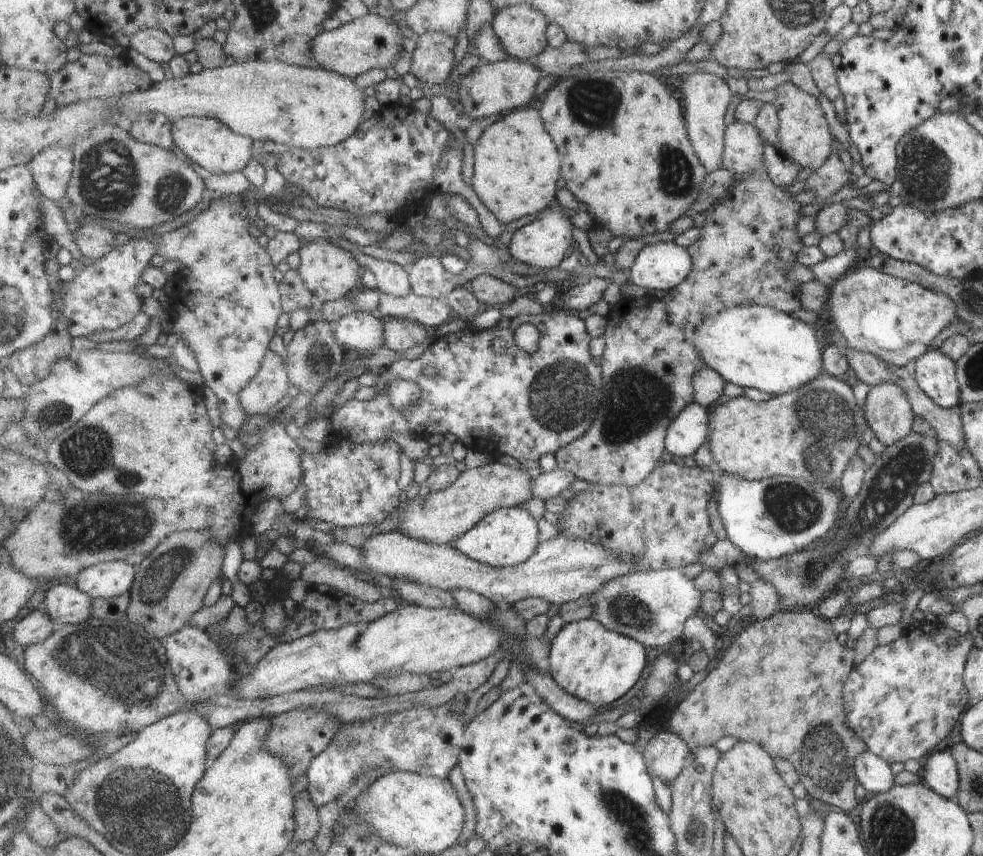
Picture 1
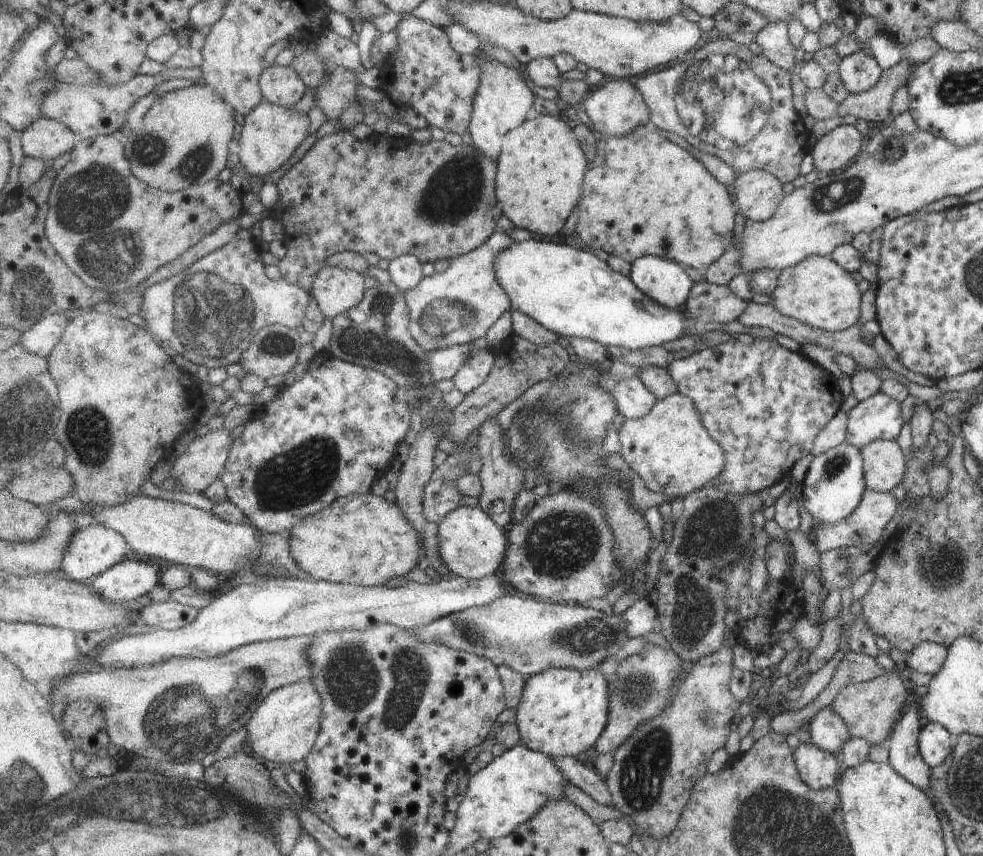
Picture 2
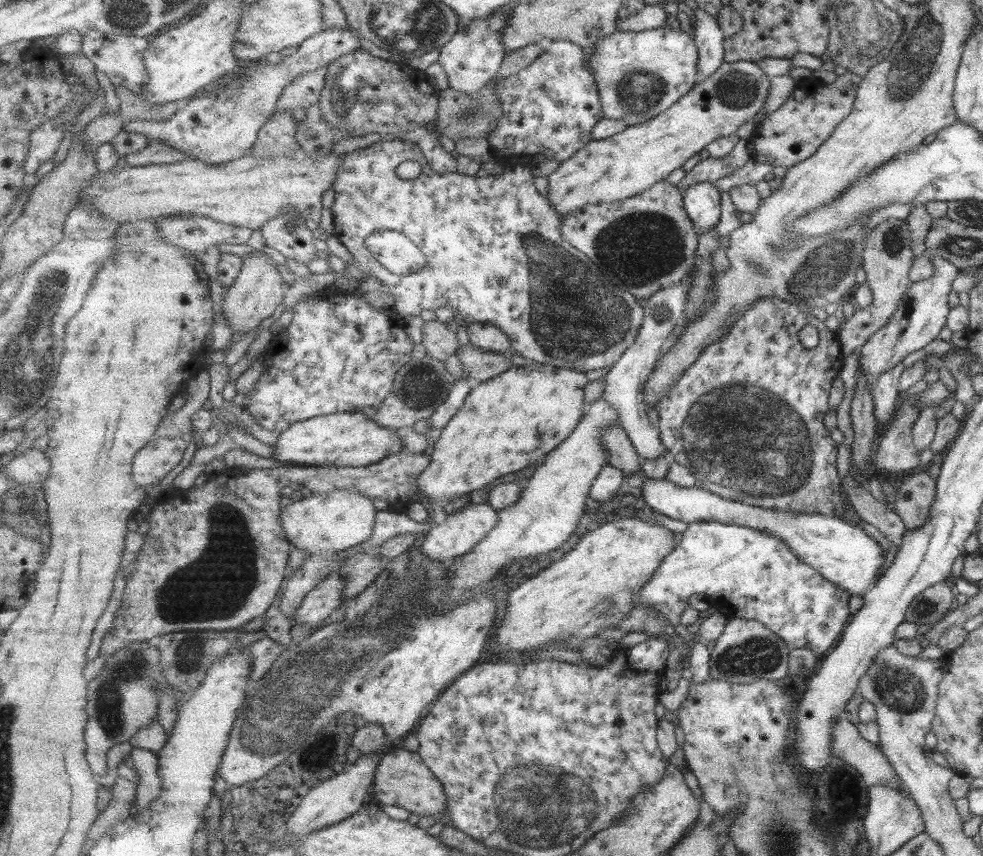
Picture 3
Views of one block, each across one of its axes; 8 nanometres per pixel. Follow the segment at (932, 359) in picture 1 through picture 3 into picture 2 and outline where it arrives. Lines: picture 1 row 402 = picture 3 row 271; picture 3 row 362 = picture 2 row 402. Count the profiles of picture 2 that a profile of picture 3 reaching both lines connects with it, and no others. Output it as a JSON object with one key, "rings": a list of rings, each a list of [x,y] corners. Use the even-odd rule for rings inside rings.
{"rings":[[[879,392],[848,412],[845,442],[862,449],[872,440],[896,441],[903,426],[901,403]]]}

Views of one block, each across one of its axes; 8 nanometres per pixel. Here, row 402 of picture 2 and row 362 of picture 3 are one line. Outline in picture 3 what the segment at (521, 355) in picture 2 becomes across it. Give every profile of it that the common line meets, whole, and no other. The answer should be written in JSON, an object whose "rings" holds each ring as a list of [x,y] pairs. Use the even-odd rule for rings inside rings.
{"rings":[[[474,344],[463,346],[458,353],[463,364],[463,371],[479,382],[487,381],[495,376],[501,375],[508,369],[514,368],[512,364],[512,353],[498,354],[484,351]]]}

